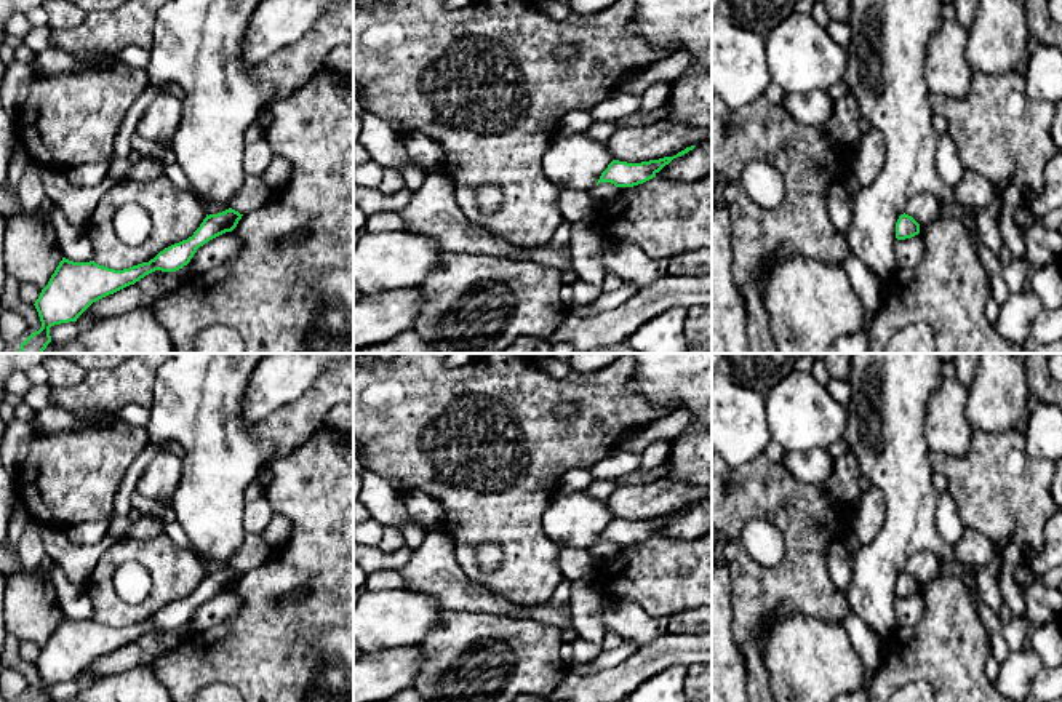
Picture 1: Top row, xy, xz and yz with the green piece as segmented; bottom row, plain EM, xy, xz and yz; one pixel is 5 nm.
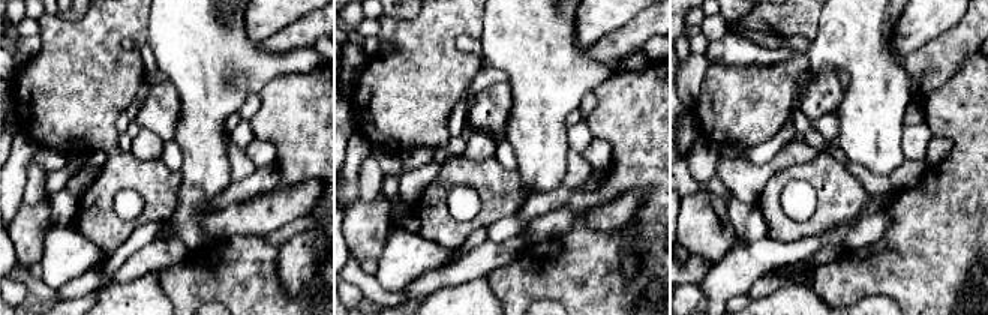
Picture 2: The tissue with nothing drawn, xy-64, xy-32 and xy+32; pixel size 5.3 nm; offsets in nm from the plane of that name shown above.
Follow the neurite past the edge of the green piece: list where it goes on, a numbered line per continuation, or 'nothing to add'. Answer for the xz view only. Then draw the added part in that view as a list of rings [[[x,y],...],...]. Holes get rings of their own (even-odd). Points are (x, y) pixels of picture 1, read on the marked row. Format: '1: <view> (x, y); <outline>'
nothing to add

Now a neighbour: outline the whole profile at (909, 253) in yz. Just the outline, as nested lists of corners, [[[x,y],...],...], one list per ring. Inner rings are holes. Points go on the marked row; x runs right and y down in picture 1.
[[[918,233],[912,238],[896,240],[894,253],[899,269],[915,269],[924,256],[921,235]]]

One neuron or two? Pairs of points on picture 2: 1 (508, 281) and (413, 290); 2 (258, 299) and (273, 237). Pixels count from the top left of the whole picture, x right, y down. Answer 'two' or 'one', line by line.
1: two
2: two

